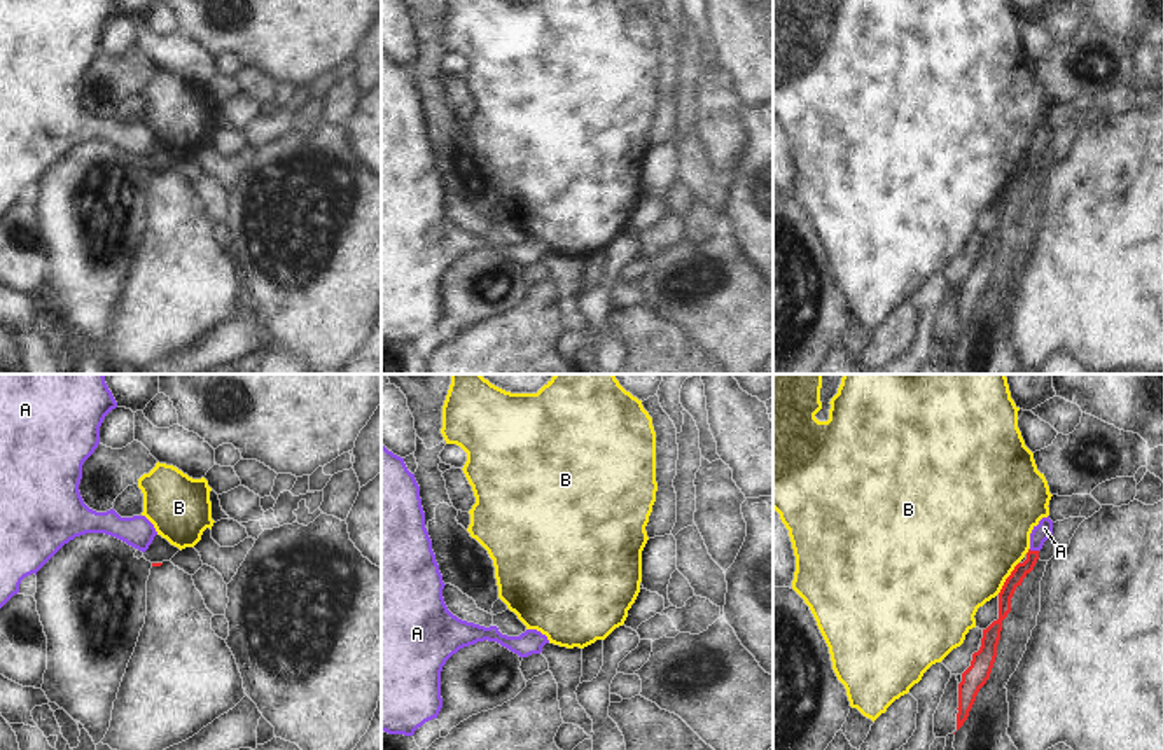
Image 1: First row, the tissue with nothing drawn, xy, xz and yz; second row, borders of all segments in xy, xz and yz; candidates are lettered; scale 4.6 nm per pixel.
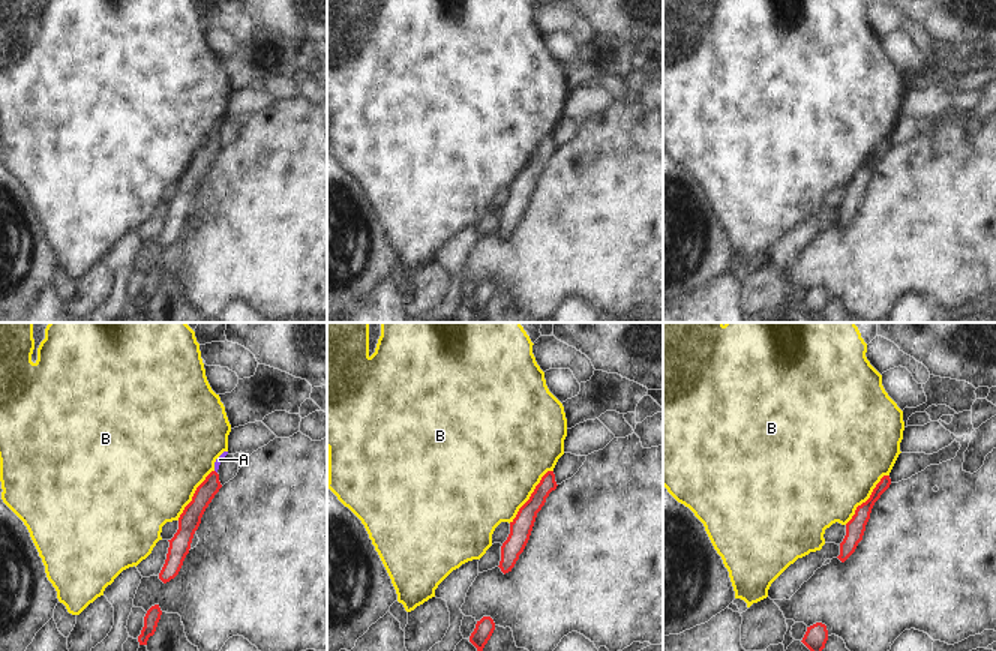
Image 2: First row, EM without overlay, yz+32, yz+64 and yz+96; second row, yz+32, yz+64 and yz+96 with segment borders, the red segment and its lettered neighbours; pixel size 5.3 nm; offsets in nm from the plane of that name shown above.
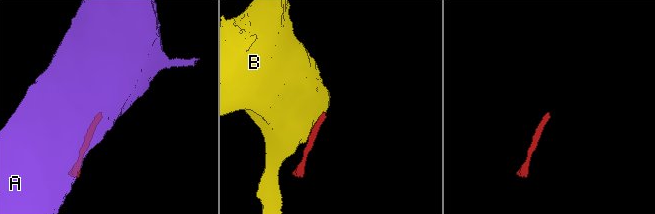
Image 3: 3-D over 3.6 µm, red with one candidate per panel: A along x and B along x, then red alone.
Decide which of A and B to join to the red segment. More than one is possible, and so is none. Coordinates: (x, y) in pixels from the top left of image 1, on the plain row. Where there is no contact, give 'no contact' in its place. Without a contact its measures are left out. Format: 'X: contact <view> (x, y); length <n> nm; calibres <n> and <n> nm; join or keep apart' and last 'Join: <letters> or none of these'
A: contact yz (1034, 159); length 50 nm; calibres 70 and 80 nm; join
B: contact yz (1008, 186); length 180 nm; calibres 70 and 500 nm; keep apart
Join: A

